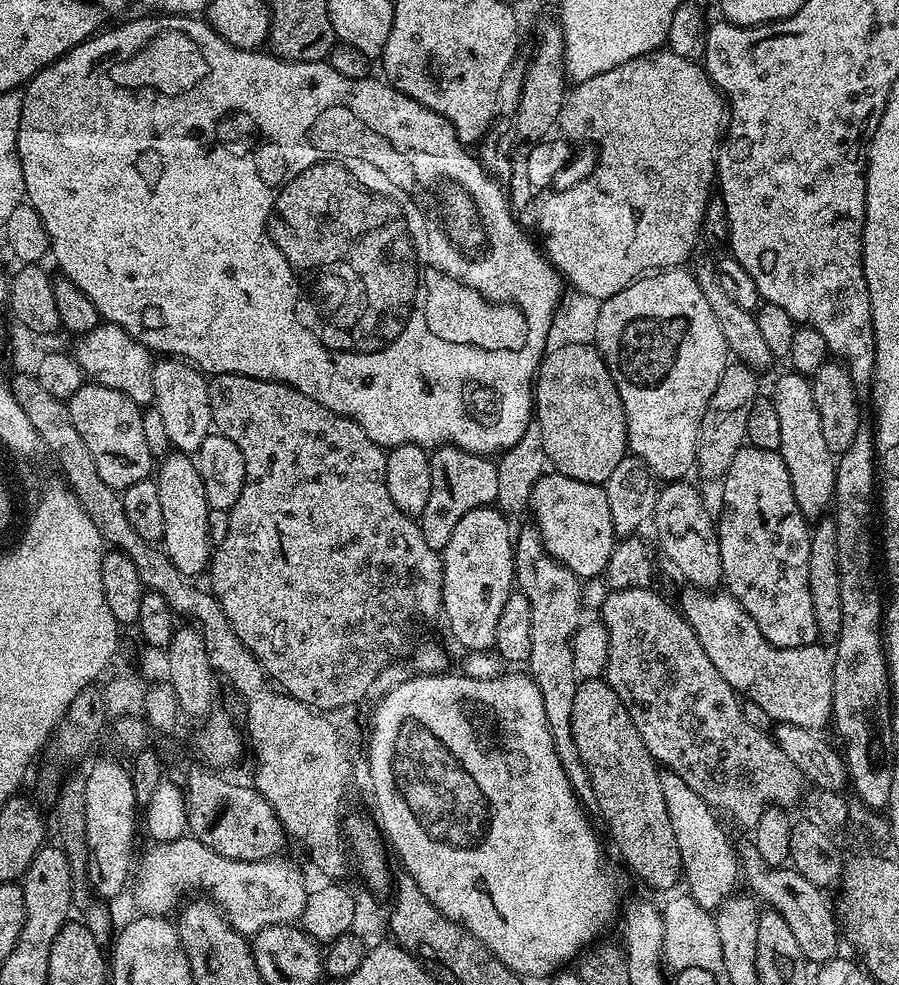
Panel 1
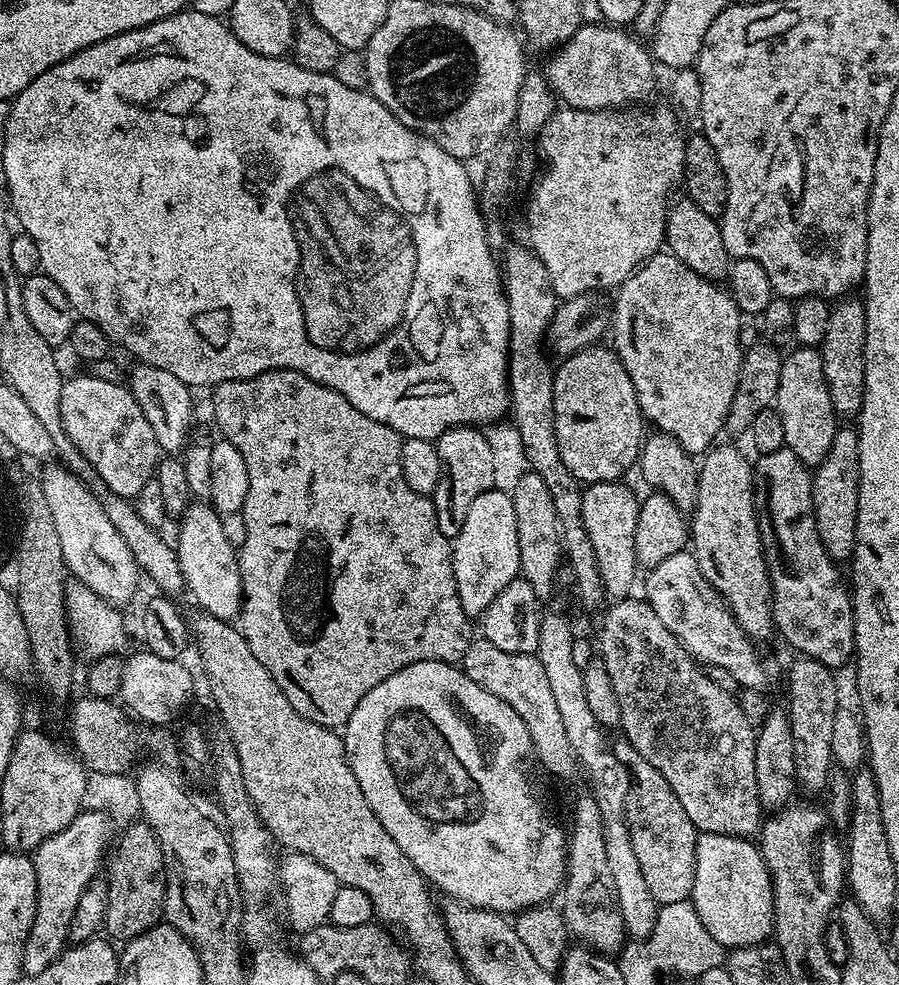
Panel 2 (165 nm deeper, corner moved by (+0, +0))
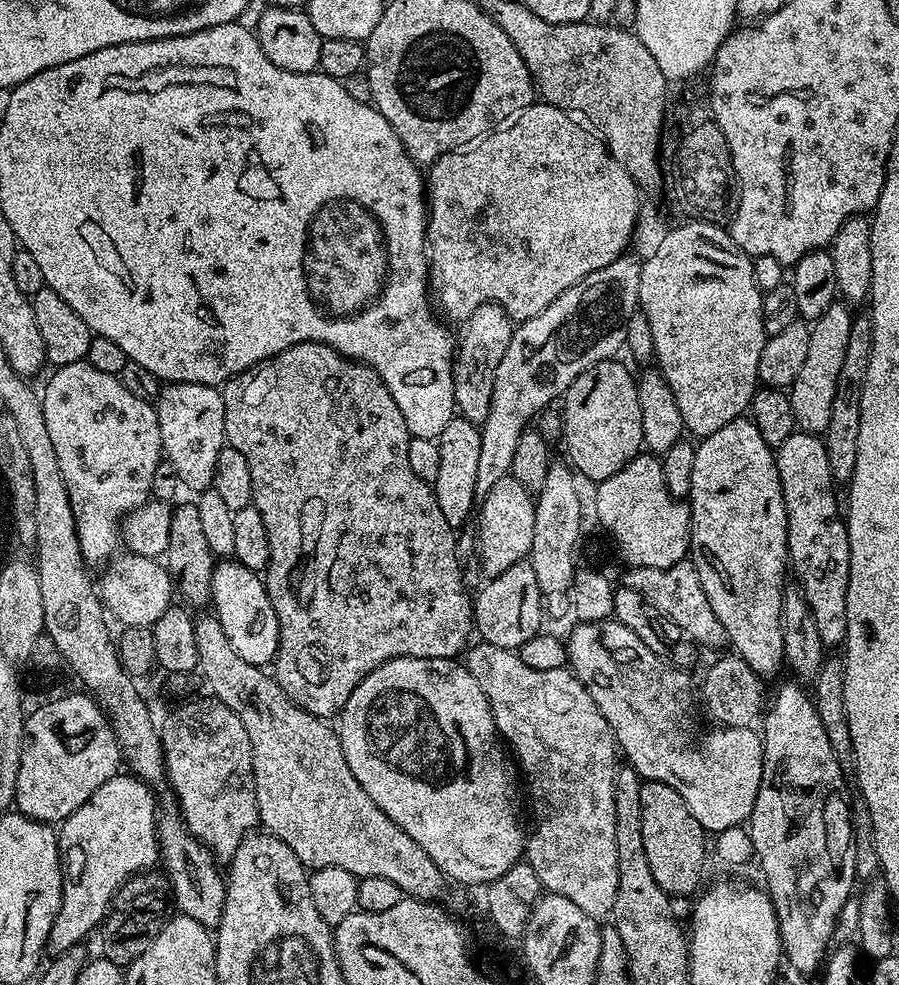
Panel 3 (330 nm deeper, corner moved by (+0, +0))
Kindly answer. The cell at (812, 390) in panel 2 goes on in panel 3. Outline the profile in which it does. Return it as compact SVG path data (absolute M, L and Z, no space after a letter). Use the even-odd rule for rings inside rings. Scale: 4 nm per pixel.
M834 303L826 310L826 314L822 314L811 325L802 370L798 370L788 392L790 406L794 406L796 427L801 432L823 434L826 426L830 426L830 409L834 406L834 390L838 382L838 374L842 370L842 358L846 358L850 326L854 319L853 313L850 314L848 311L850 308L847 303Z

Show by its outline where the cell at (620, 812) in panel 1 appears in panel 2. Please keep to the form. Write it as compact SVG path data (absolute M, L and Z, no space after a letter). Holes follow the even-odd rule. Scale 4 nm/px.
M620 738L612 744L612 752L628 767L632 776L632 789L626 802L624 818L630 830L630 842L634 842L634 855L642 866L642 875L657 905L682 902L692 895L694 886L694 858L696 857L697 830L694 822L686 818L682 802L670 790L670 782L634 750L628 741Z

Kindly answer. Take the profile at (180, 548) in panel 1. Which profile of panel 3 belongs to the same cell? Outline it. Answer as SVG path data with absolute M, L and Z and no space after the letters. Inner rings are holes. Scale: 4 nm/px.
M234 558L221 559L212 569L210 608L218 622L222 622L222 630L226 630L230 646L234 646L244 661L261 666L271 665L275 661L276 651L280 649L278 614L274 614L274 606L270 606L260 572L251 572Z

